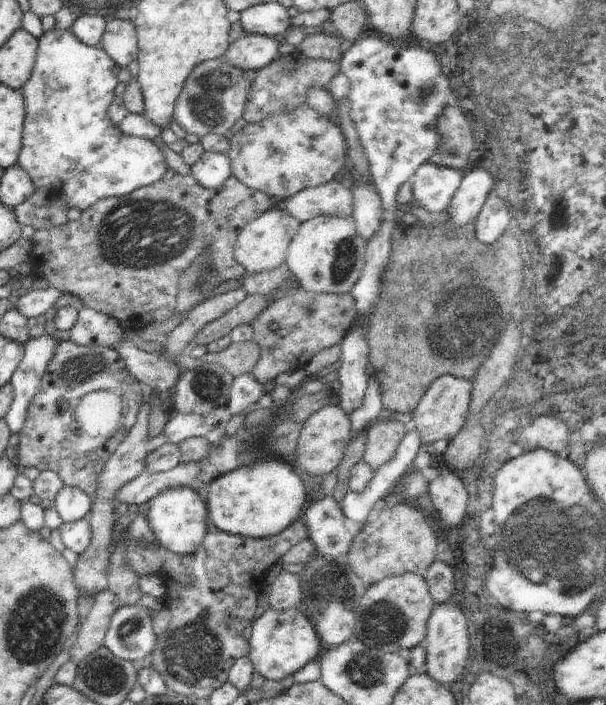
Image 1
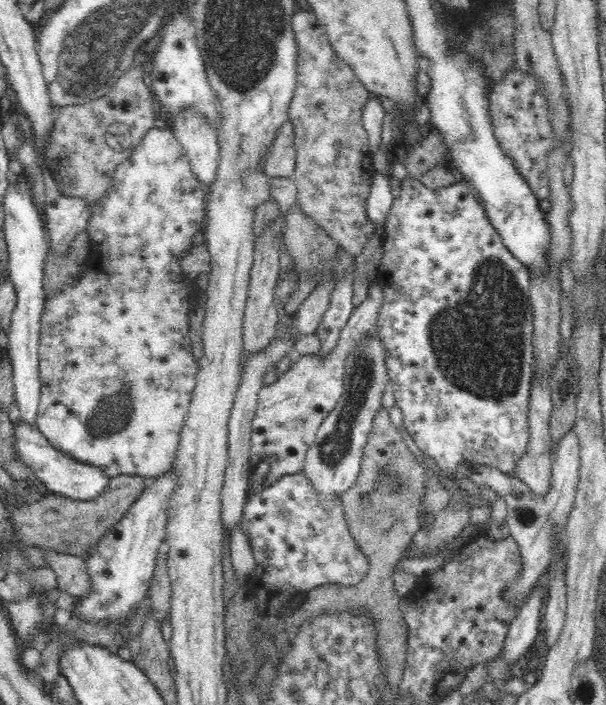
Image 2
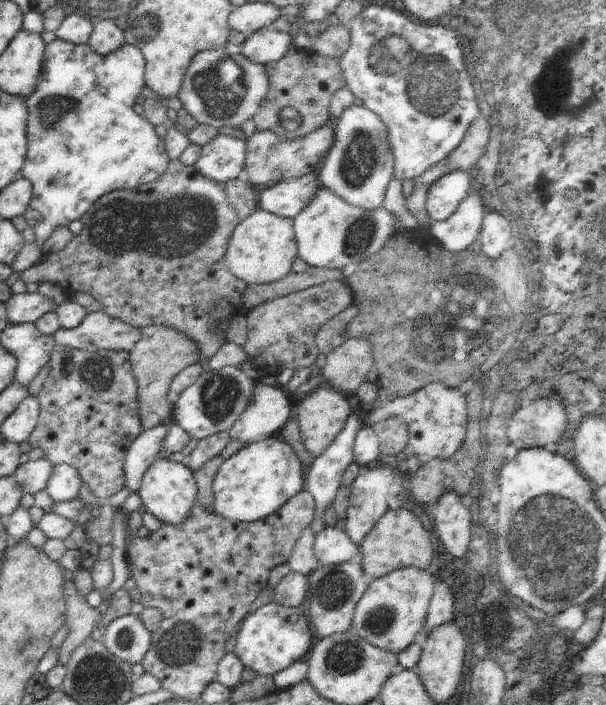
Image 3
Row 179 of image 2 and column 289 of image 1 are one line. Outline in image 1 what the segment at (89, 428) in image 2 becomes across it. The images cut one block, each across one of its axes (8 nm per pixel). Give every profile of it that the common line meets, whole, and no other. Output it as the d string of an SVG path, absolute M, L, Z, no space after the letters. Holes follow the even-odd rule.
M304 103L292 112L272 114L264 118L262 122L248 123L231 138L231 146L227 155L230 159L232 175L252 190L266 192L278 202L290 200L302 190L332 182L346 162L347 146L344 133L335 126L332 118L320 114L308 103Z

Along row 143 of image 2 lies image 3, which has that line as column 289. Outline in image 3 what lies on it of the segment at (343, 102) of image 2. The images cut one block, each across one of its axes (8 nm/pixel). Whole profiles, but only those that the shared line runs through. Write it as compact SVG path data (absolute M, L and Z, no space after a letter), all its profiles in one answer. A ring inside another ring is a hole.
M330 280L306 290L277 298L246 314L247 341L243 349L263 375L279 375L283 370L314 367L319 355L315 340L321 326L355 303L353 290L341 280Z

